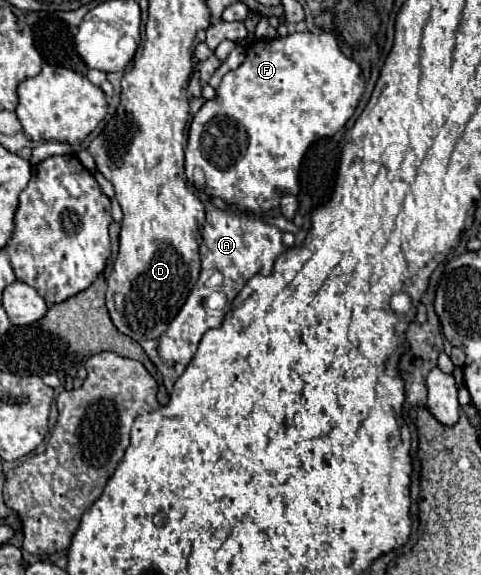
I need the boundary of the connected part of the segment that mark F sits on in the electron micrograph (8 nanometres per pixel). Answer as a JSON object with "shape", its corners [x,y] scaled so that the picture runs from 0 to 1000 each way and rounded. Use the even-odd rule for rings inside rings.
{"shape":[[[634,54],[634,57],[597,61],[588,68],[538,68],[538,71],[530,71],[530,78],[514,82],[514,99],[505,106],[505,113],[493,117],[489,123],[476,123],[459,137],[459,148],[451,155],[447,172],[426,176],[426,183],[401,203],[401,214],[397,214],[397,224],[393,224],[389,266],[385,266],[389,290],[401,290],[401,287],[418,287],[422,290],[422,297],[426,297],[426,336],[430,339],[459,343],[459,346],[468,346],[472,353],[480,353],[480,357],[489,357],[497,363],[518,363],[518,367],[530,367],[530,370],[559,367],[559,363],[568,363],[568,360],[580,357],[580,346],[588,339],[617,339],[622,336],[622,290],[626,290],[626,277],[630,277],[634,263],[642,259],[642,252],[655,242],[663,242],[663,238],[688,238],[705,224],[717,221],[717,214],[734,203],[755,158],[759,158],[759,137],[755,137],[751,117],[734,103],[726,103],[726,99],[717,99],[709,92],[705,75],[701,75],[701,68],[688,57],[655,61],[655,57]]]}

